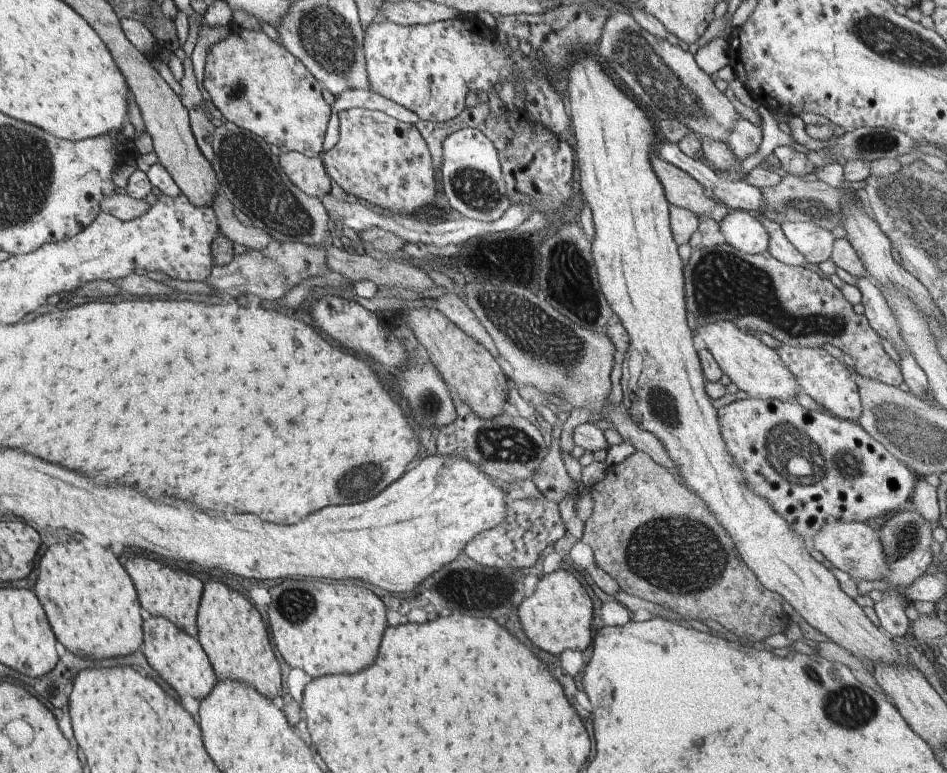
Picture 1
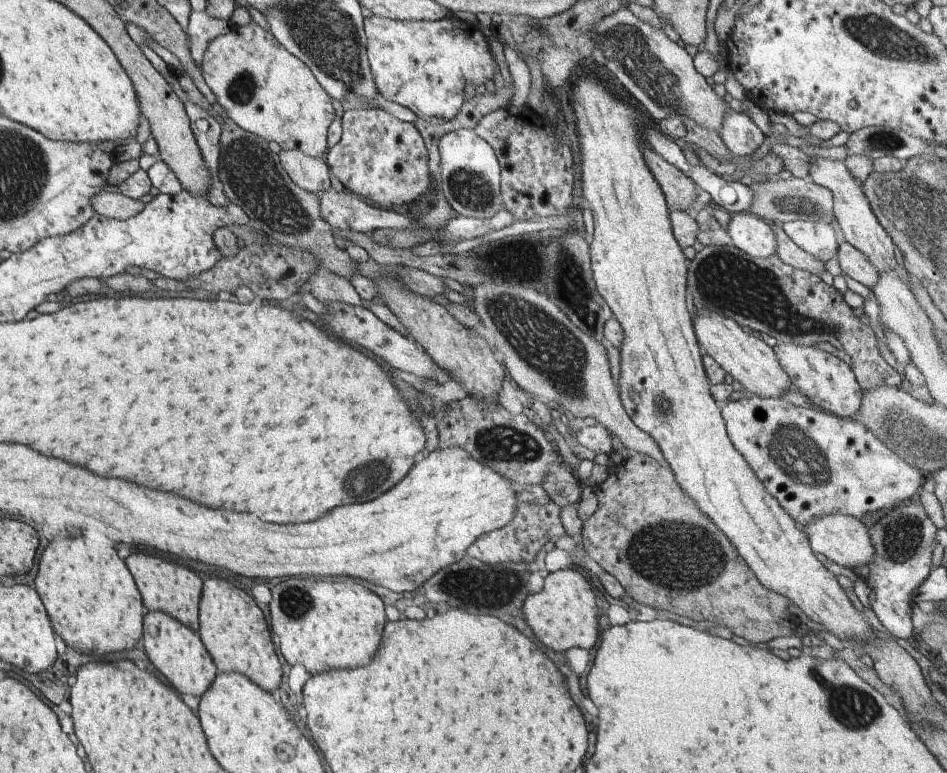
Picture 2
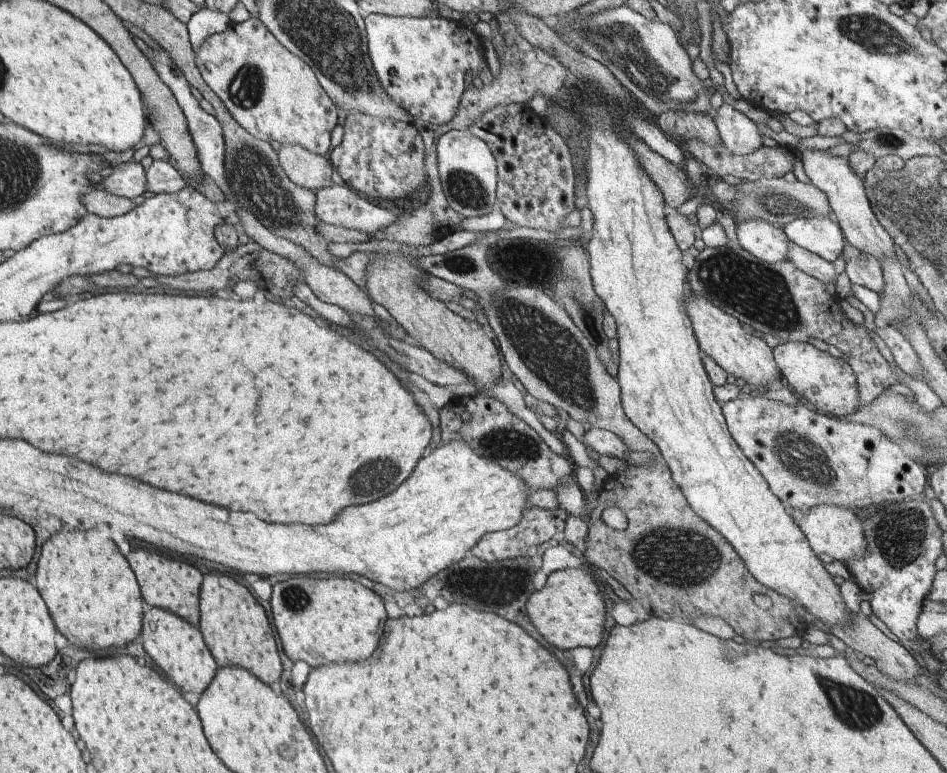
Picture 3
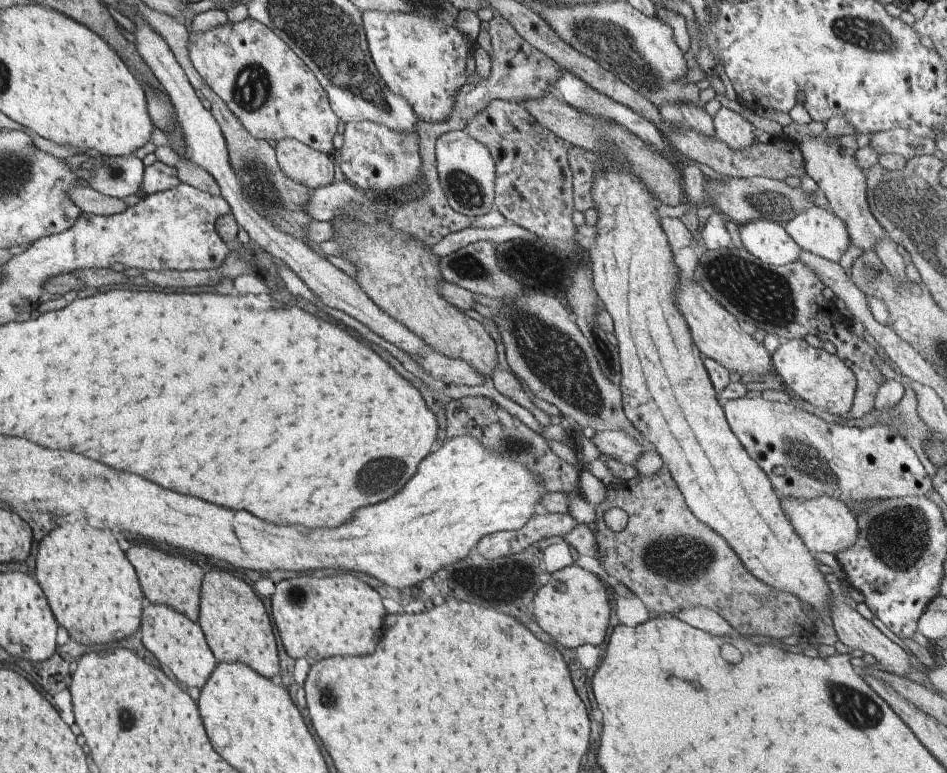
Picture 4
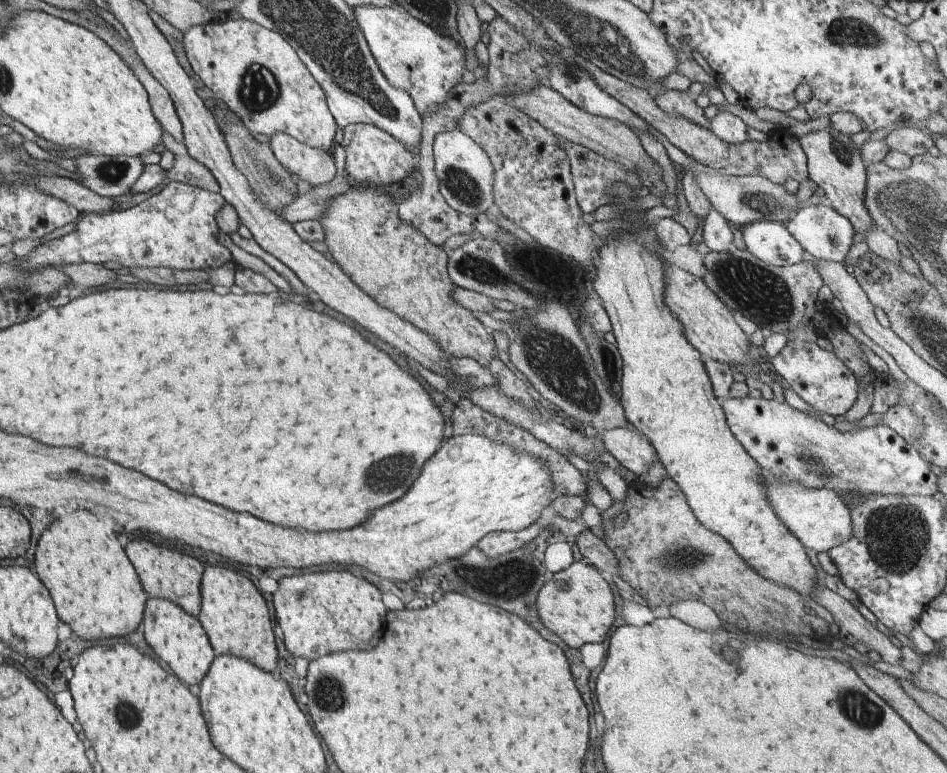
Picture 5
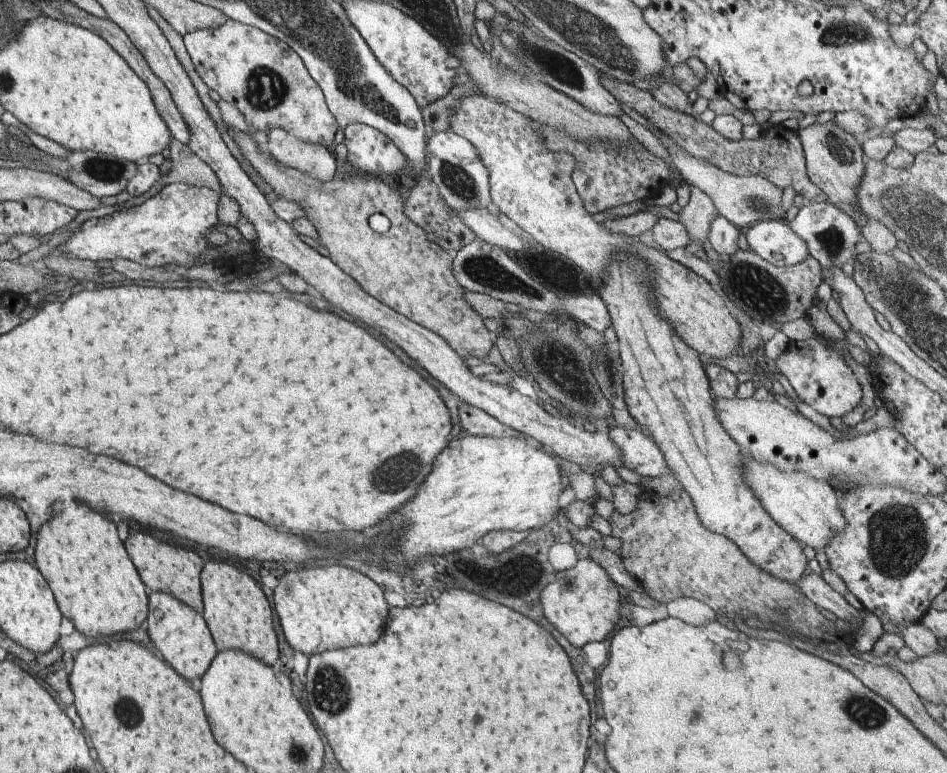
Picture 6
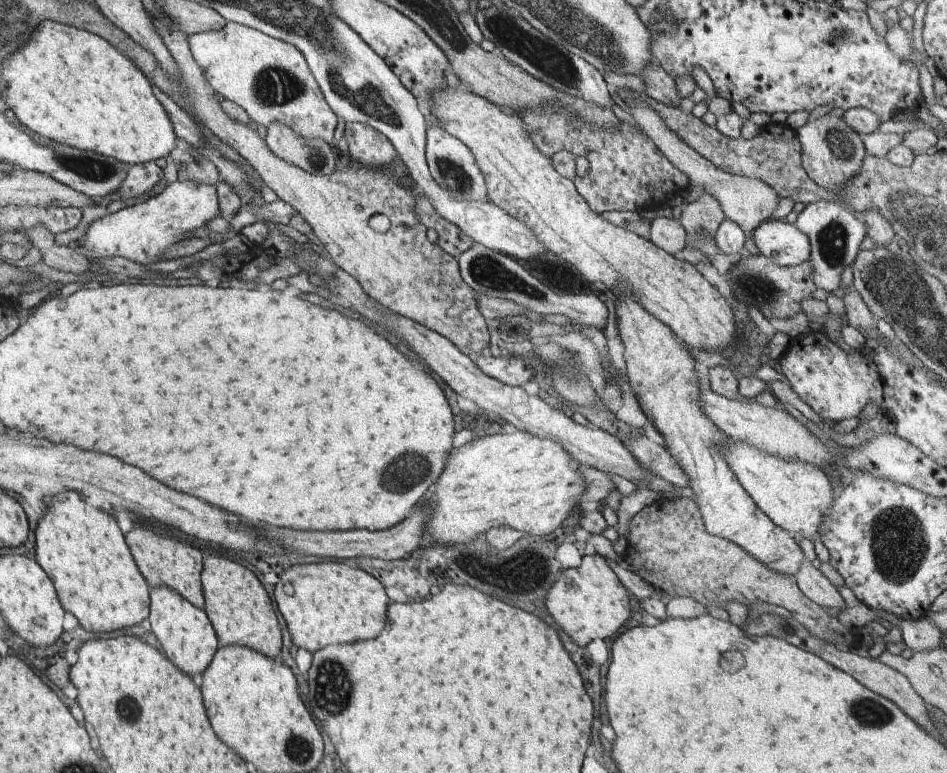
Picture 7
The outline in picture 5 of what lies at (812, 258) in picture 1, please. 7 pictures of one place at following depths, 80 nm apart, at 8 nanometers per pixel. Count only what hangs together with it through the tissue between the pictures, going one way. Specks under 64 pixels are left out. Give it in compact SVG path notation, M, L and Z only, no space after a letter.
M826 205L803 207L785 225L788 232L810 254L811 258L844 264L844 258L846 258L850 246L854 244L855 232L852 223Z

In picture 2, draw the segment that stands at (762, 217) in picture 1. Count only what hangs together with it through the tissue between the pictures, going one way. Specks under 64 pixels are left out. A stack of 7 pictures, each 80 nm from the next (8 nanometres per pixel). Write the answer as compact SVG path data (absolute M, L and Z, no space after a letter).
M771 223L770 226L775 234L777 242L776 256L780 257L782 262L793 266L794 268L816 273L820 276L820 272L824 271L824 263L815 256L802 250L794 241L784 232L780 224Z

